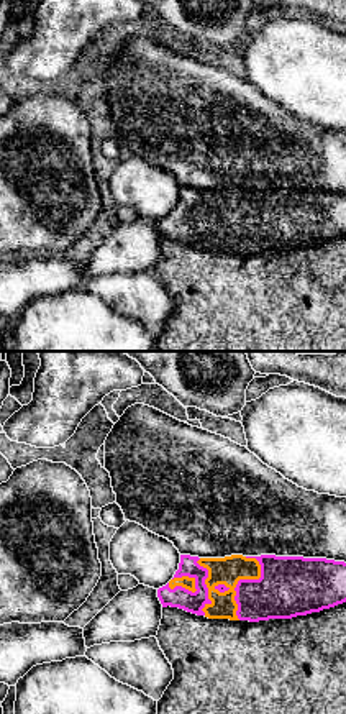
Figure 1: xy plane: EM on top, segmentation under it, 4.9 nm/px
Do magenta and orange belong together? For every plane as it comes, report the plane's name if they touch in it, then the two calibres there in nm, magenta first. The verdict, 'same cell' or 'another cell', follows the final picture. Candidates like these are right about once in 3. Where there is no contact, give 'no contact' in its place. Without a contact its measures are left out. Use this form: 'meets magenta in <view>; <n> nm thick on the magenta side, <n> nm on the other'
meets magenta in xy; 300 nm thick on the magenta side, 140 nm on the other

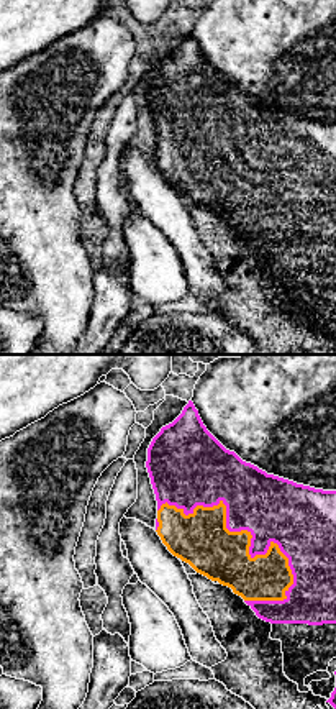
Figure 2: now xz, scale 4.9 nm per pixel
meets magenta in xz; 320 nm thick on the magenta side, 260 nm on the other

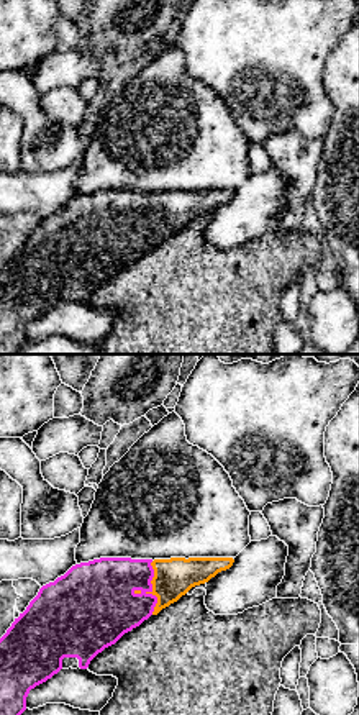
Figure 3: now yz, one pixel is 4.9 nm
meets magenta in yz; 320 nm thick on the magenta side, 190 nm on the other

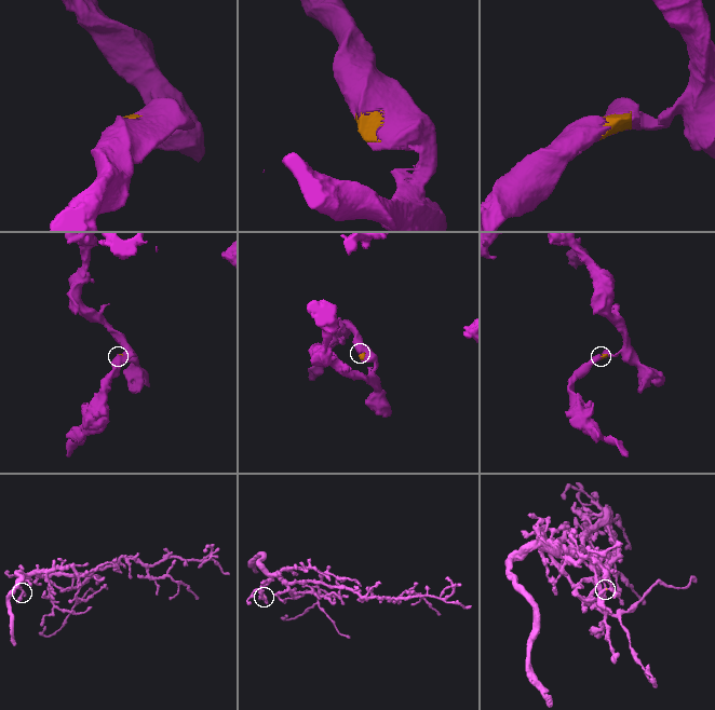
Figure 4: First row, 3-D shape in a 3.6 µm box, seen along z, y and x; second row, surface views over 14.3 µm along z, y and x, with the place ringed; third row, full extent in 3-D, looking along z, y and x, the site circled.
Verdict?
same cell

